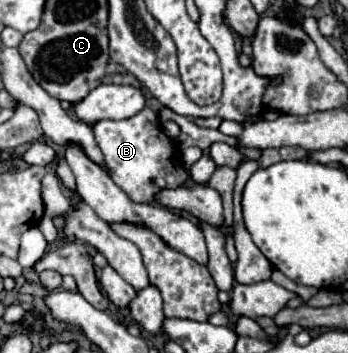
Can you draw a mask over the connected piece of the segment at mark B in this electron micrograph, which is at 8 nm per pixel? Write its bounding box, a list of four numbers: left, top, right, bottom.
[92,107,188,203]

